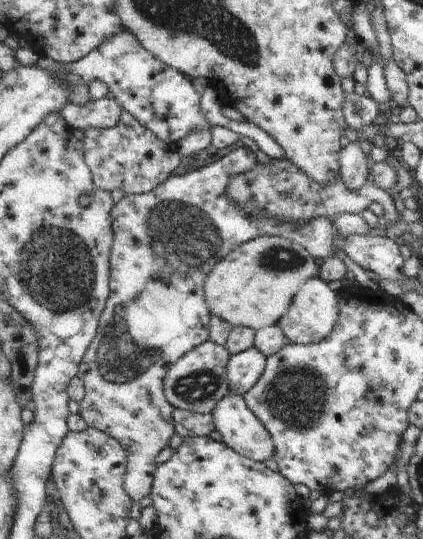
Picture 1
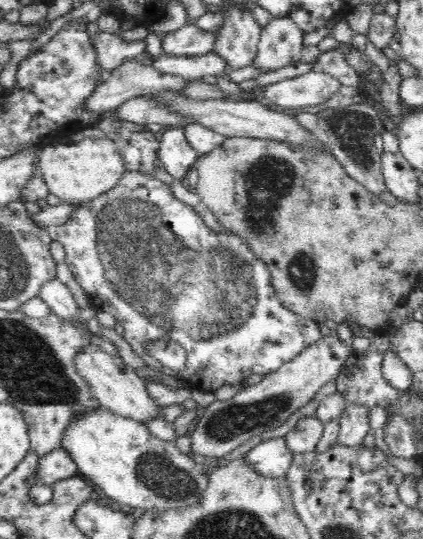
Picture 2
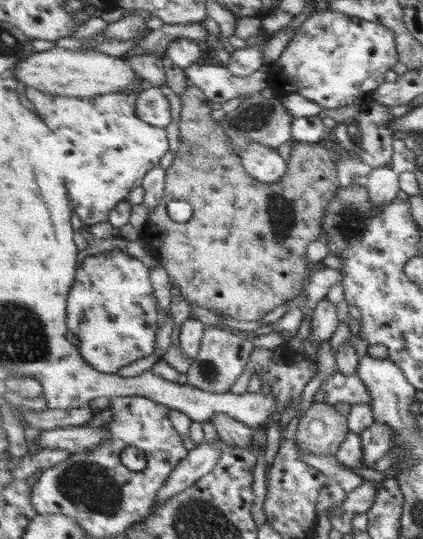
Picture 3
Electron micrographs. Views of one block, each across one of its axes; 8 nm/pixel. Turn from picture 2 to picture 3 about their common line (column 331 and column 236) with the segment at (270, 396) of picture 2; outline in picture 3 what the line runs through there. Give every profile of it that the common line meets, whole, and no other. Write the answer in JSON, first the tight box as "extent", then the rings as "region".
{"extent":[187,326,253,394],"region":[[[209,326],[205,330],[205,338],[203,338],[203,346],[197,358],[193,358],[189,372],[187,372],[187,384],[195,386],[197,390],[205,390],[205,392],[215,392],[215,394],[223,394],[223,392],[231,392],[231,386],[241,378],[241,374],[245,372],[245,366],[253,354],[253,342],[251,340],[243,340],[241,336],[237,336],[235,332],[229,332],[223,326]]]}

